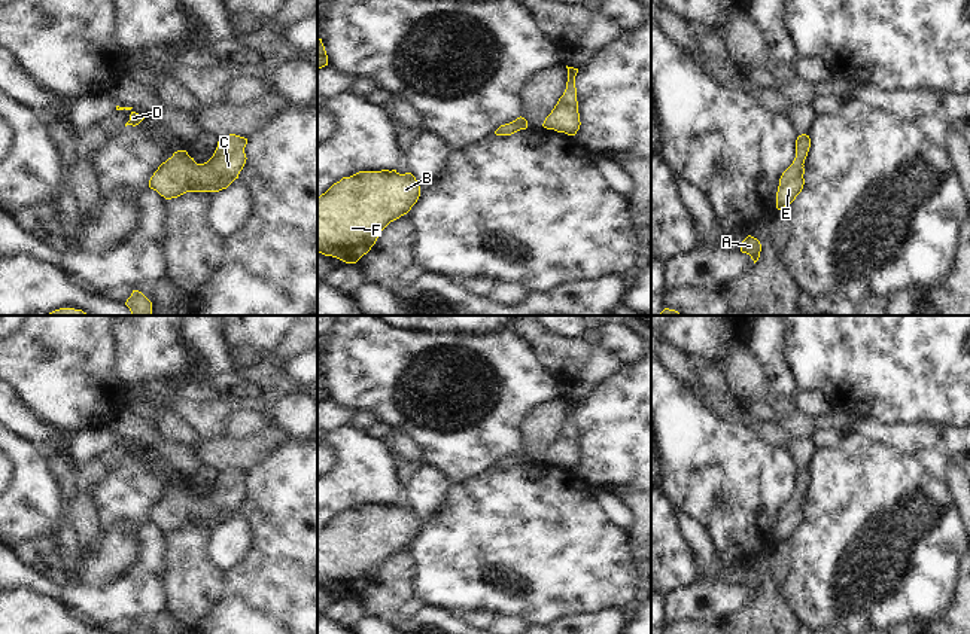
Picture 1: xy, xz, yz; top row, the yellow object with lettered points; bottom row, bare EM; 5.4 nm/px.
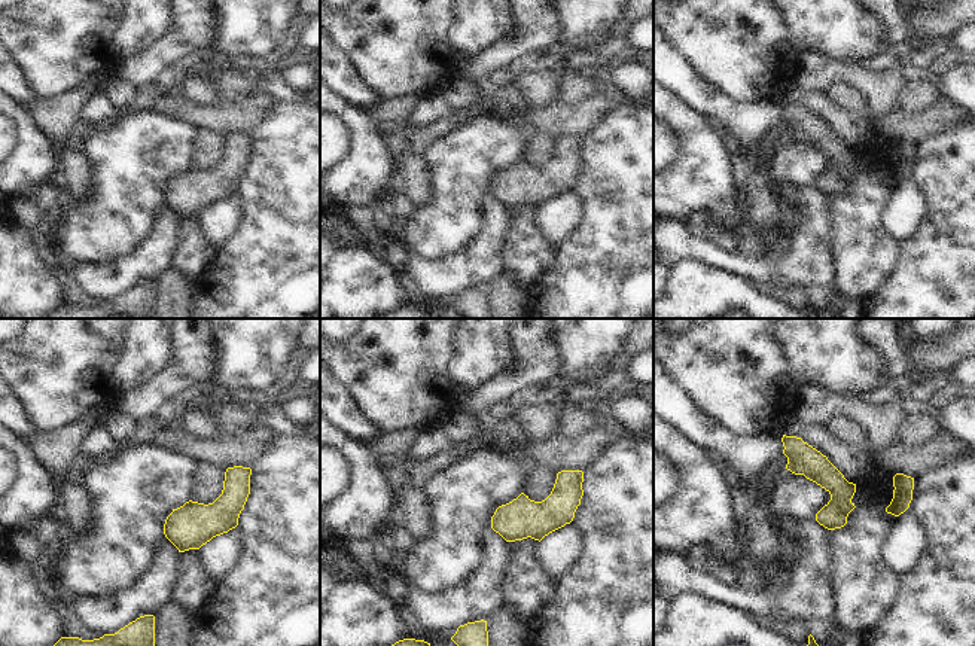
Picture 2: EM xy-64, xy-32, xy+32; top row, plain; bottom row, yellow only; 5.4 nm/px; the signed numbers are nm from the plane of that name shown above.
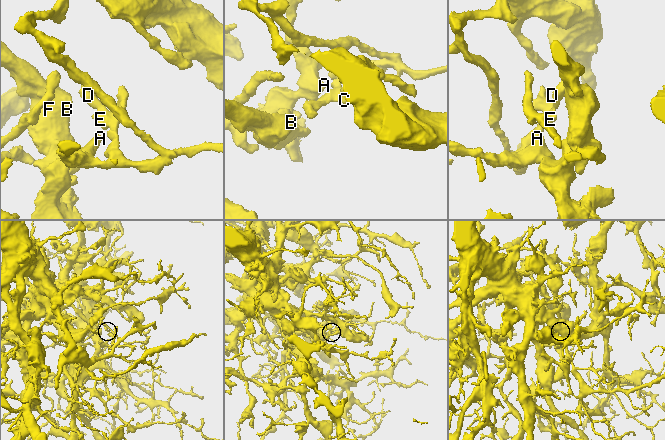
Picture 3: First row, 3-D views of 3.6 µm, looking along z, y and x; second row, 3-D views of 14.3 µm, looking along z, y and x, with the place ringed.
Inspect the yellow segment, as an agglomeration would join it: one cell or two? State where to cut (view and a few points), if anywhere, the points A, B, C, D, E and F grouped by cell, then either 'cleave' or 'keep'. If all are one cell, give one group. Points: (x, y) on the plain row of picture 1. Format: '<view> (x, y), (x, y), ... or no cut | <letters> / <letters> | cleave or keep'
no cut | A B C D E F | keep

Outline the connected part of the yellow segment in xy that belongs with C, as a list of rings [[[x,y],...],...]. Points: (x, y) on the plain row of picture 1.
[[[229,467],[219,472],[213,490],[197,497],[186,484],[177,484],[162,496],[149,513],[149,521],[165,533],[186,525],[219,525],[226,522],[246,497],[247,472]]]

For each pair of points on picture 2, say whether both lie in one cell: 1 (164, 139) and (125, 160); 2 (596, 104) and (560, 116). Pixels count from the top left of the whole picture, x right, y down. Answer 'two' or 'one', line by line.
1: one
2: one

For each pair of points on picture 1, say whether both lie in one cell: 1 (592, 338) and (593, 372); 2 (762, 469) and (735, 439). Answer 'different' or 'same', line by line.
1: same
2: same

